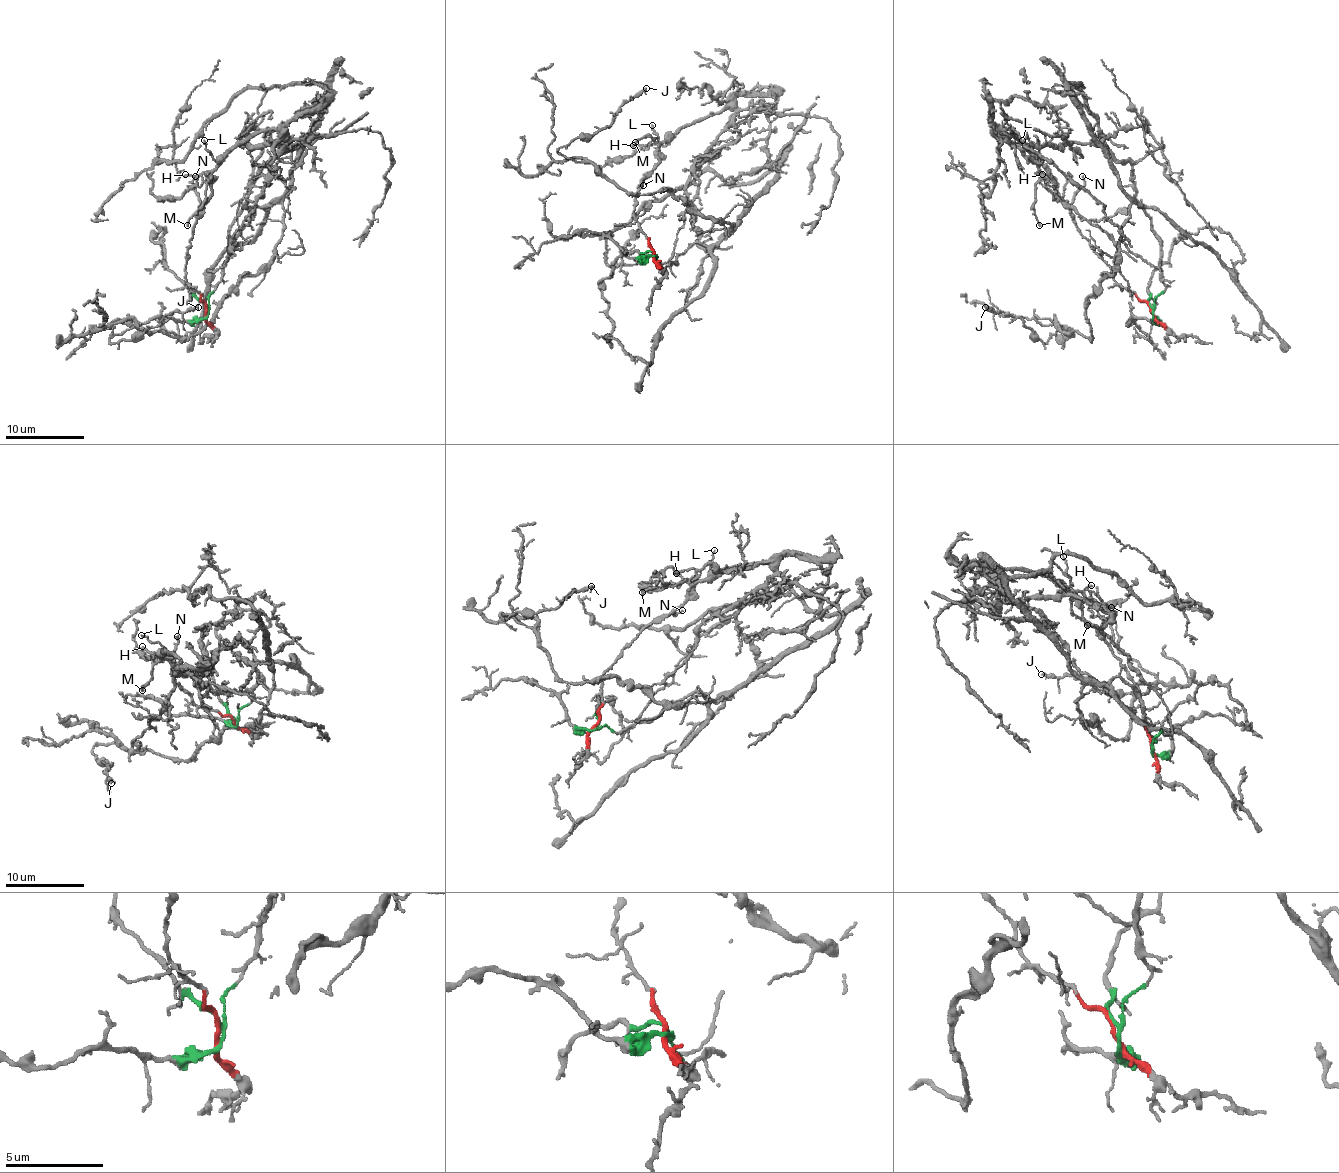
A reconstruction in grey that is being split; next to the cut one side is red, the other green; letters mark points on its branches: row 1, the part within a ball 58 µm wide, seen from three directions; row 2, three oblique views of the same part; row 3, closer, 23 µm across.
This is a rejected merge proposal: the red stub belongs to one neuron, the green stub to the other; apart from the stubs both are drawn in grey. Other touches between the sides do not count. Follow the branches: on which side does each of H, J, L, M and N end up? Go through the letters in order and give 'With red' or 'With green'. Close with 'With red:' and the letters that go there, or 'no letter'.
H: With red
J: With green
L: With red
M: With red
N: With red
With red: H, L, M, N

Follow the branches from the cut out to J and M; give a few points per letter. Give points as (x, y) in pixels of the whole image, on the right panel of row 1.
J: (1153, 310), (1161, 237), (1133, 203), (1119, 265), (1087, 298), (1087, 338), (1036, 340), (984, 306)
M: (1151, 310), (1113, 279), (1111, 267), (1079, 231), (1072, 207), (1044, 180), (1036, 184), (1034, 203), (1040, 225)

